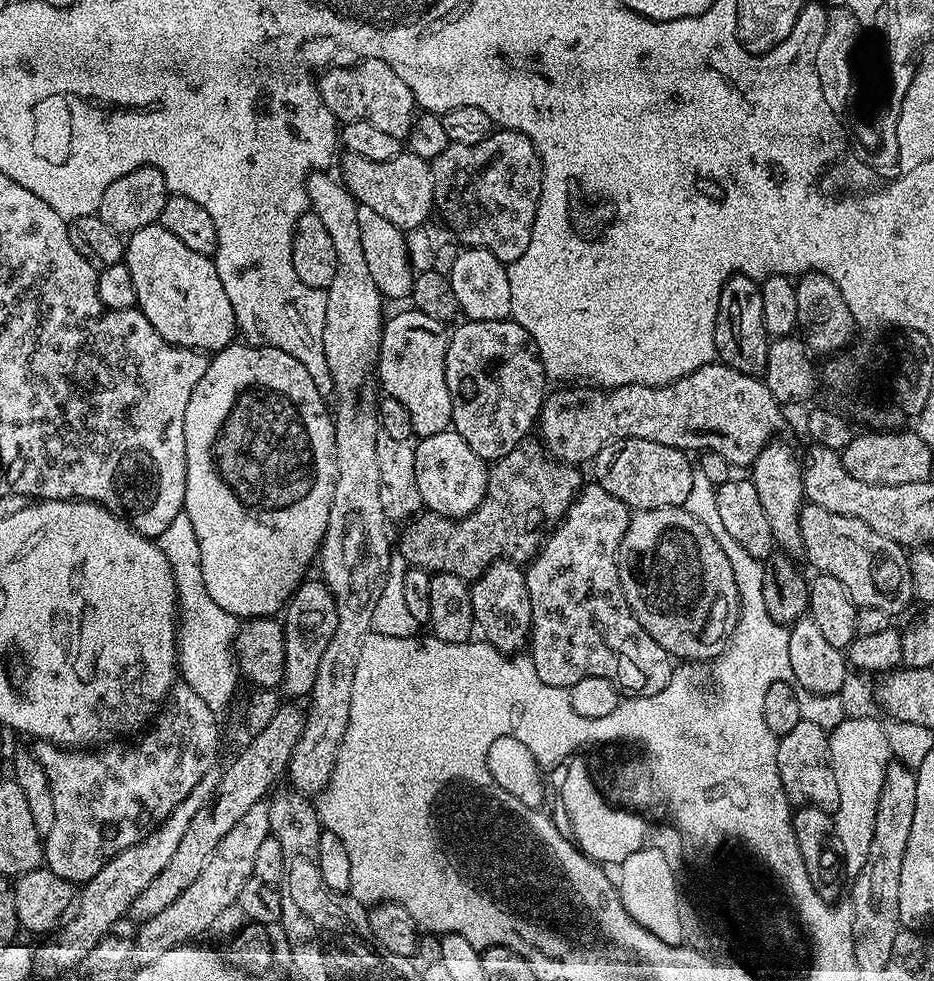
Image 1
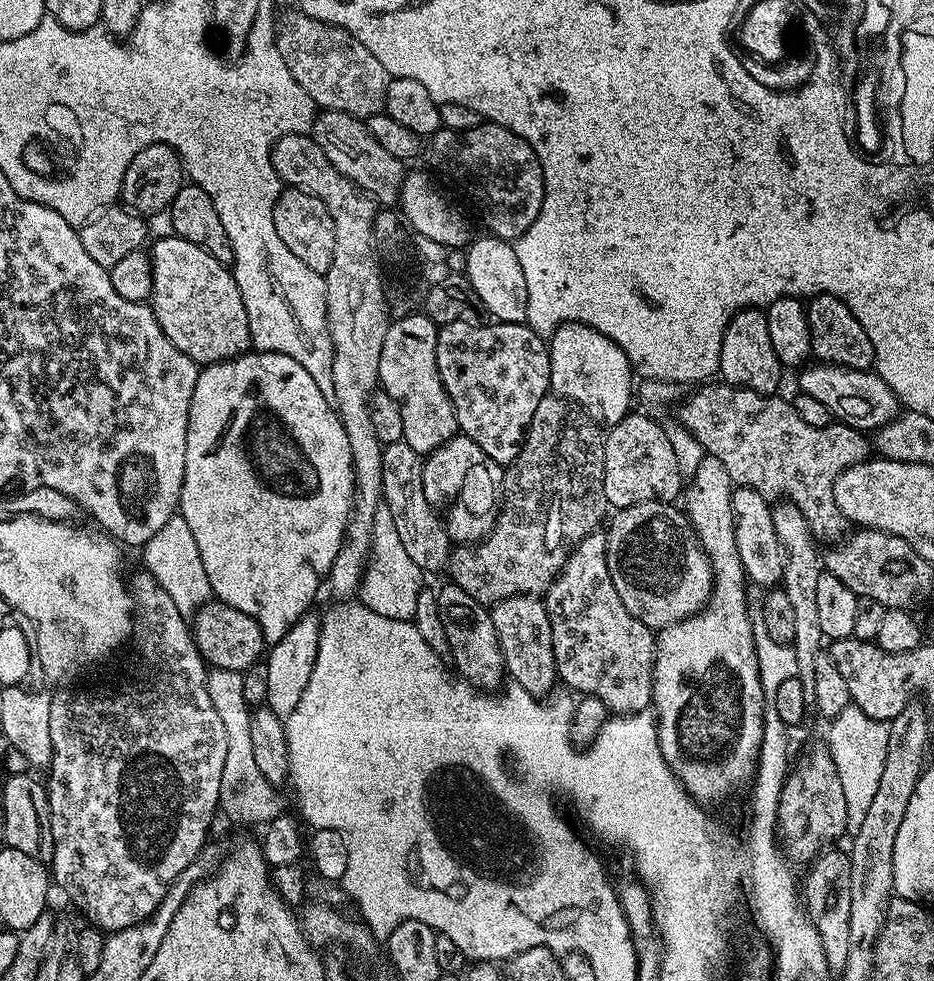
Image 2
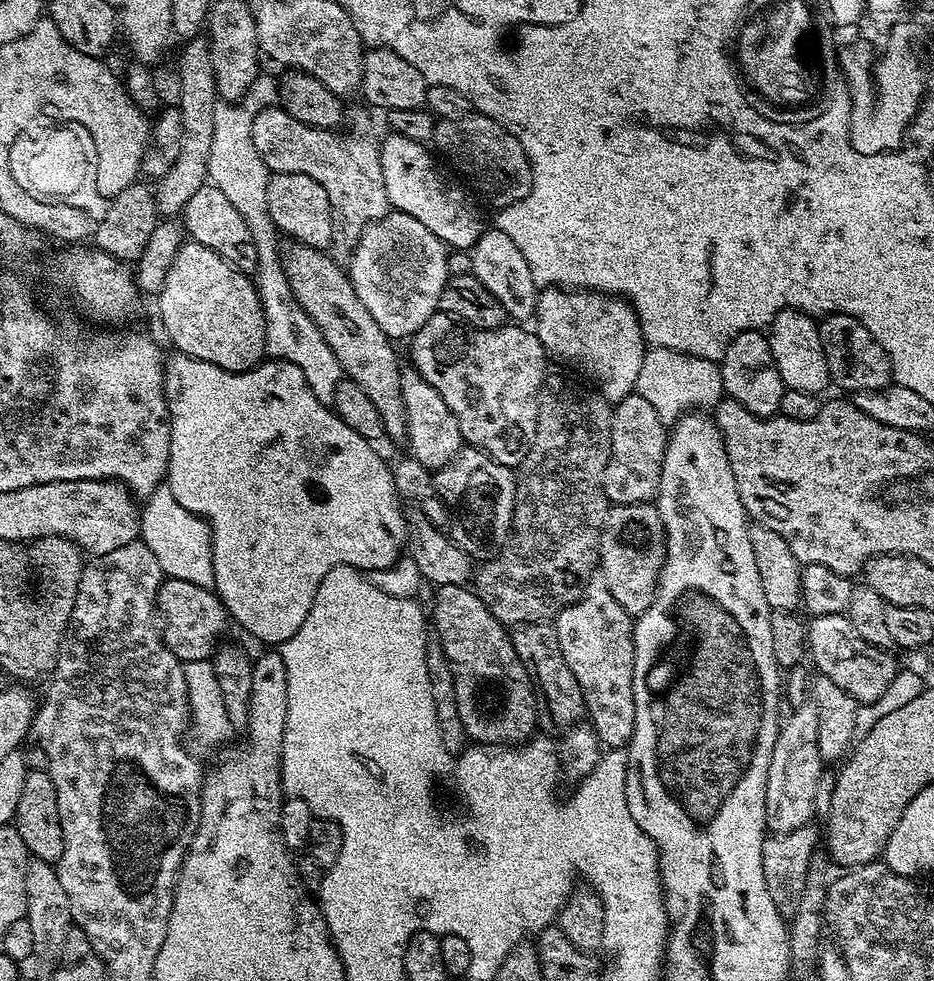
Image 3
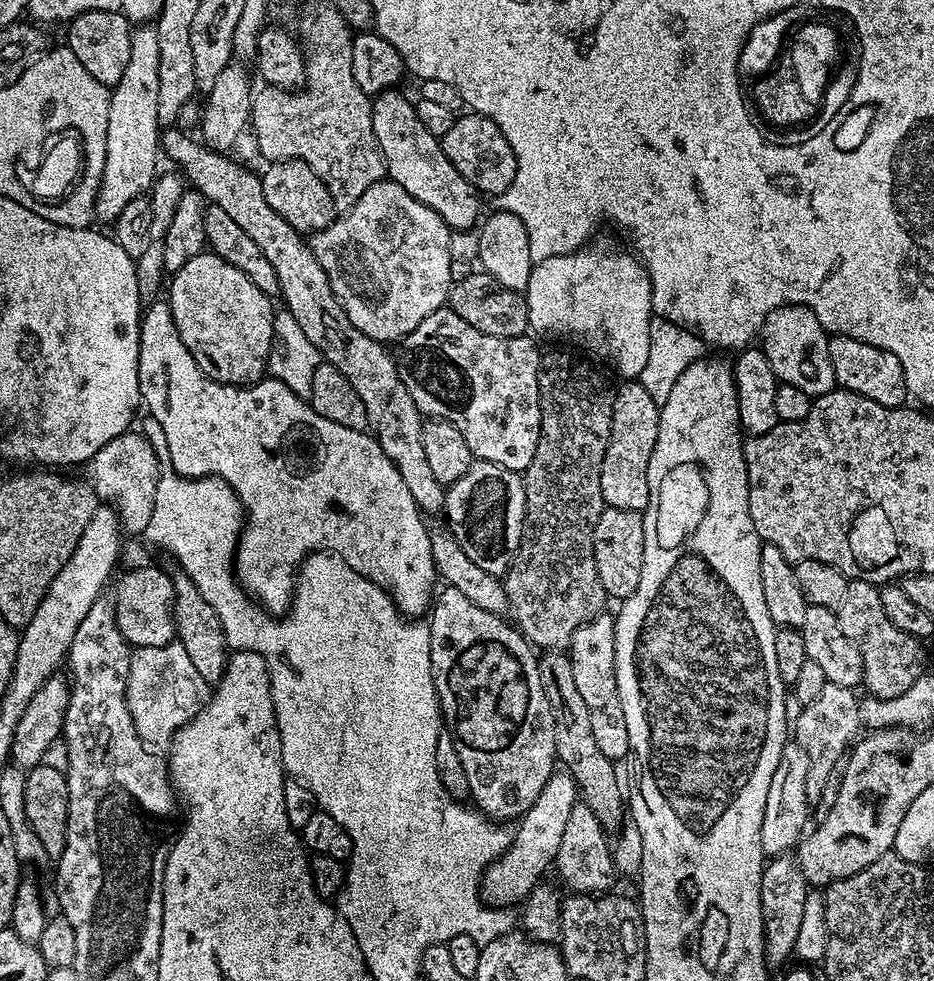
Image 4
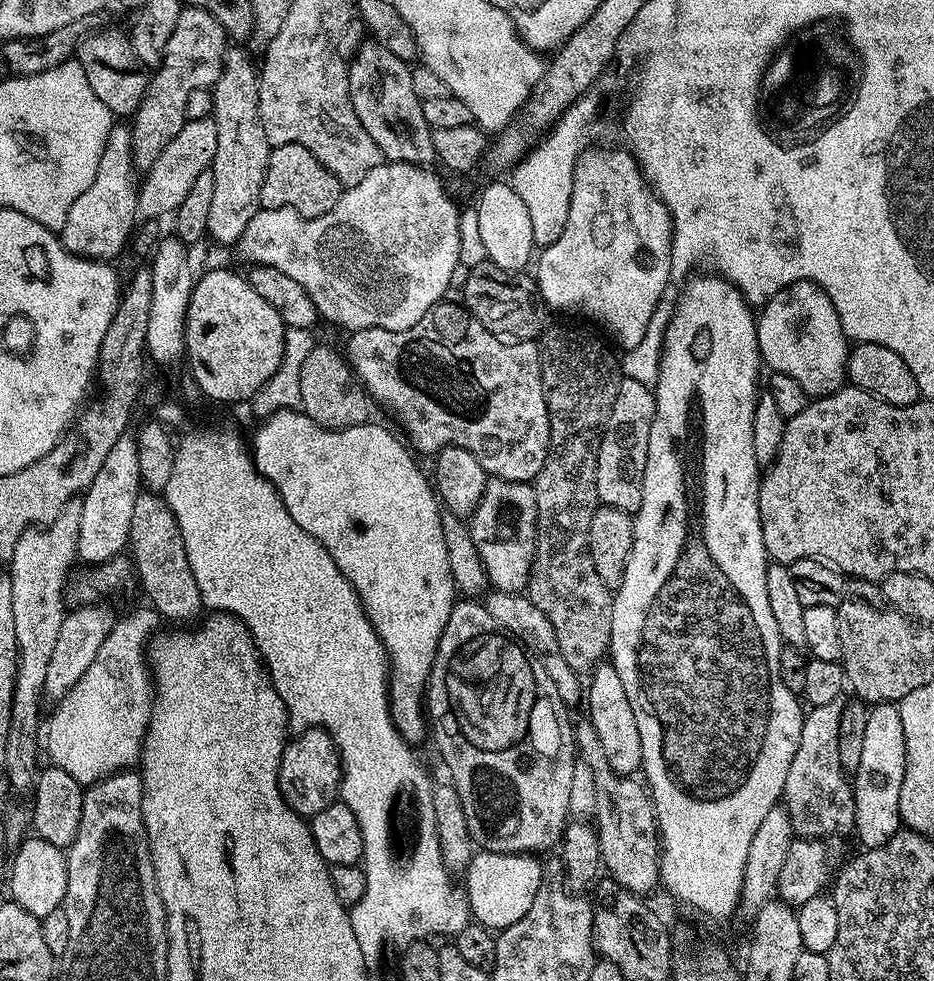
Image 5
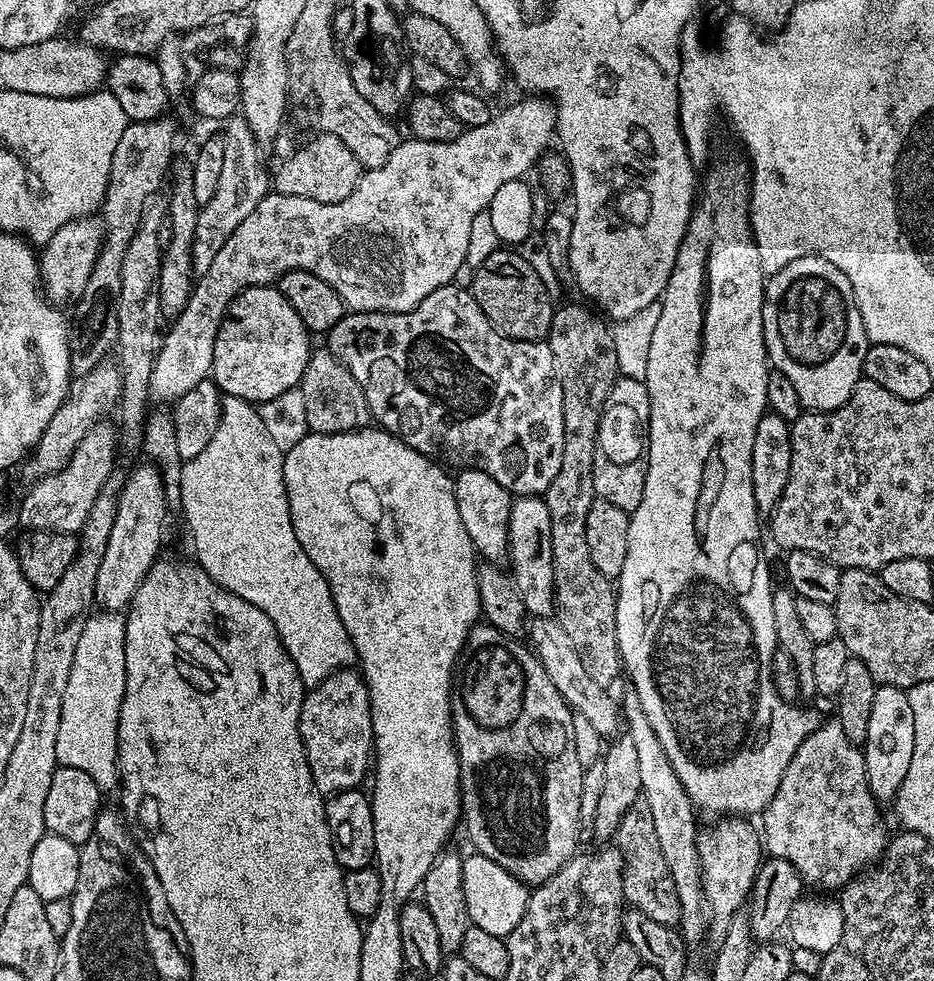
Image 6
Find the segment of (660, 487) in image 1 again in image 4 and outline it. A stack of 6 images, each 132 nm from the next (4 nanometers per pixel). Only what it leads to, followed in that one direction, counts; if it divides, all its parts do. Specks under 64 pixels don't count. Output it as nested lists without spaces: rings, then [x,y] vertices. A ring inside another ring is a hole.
[[[638,382],[621,383],[621,388],[615,389],[612,397],[612,433],[608,439],[606,446],[606,454],[602,458],[602,498],[605,505],[609,508],[617,508],[618,510],[630,510],[631,512],[643,513],[650,502],[650,482],[648,481],[648,471],[650,470],[650,454],[654,454],[654,442],[658,442],[658,426],[660,425],[660,405],[654,402],[654,398],[650,398],[650,394],[646,394],[646,390]]]

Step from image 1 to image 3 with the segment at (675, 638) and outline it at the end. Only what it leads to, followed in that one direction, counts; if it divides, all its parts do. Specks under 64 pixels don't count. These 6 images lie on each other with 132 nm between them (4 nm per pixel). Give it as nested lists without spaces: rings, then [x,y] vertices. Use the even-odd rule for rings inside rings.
[[[655,503],[612,504],[609,507],[600,535],[598,568],[603,580],[608,583],[610,594],[614,594],[618,606],[622,606],[622,610],[626,610],[629,616],[640,616],[648,609],[650,602],[654,602],[664,555],[667,553],[668,541]]]

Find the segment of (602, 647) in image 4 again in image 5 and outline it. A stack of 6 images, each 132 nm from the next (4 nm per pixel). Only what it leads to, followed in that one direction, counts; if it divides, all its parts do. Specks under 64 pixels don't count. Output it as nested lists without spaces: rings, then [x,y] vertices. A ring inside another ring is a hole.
[[[601,662],[592,669],[586,680],[586,719],[594,726],[601,740],[602,754],[619,776],[632,776],[642,768],[642,738],[638,734],[638,722],[634,719],[634,710],[630,707],[630,698],[618,678],[618,670],[610,662]]]

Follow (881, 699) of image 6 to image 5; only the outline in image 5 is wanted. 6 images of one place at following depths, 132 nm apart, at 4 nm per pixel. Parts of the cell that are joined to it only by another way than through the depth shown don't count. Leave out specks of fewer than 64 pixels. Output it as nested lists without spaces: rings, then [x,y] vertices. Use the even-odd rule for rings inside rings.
[[[882,703],[873,705],[868,711],[868,718],[866,722],[866,731],[863,741],[862,755],[860,759],[860,764],[857,770],[852,774],[852,795],[855,798],[855,822],[853,824],[853,831],[856,832],[863,849],[877,849],[878,846],[885,845],[890,838],[896,836],[902,826],[902,821],[900,819],[900,807],[898,806],[898,801],[901,797],[902,792],[902,780],[905,777],[905,731],[902,730],[901,714],[899,707],[896,704]]]

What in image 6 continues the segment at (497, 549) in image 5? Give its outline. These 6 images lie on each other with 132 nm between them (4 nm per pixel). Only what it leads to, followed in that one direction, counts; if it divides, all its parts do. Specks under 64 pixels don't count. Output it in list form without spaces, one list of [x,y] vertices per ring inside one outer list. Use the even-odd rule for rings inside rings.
[[[521,496],[513,499],[508,523],[508,554],[512,560],[510,575],[529,617],[552,616],[556,610],[554,562],[550,550],[550,510],[540,496]]]

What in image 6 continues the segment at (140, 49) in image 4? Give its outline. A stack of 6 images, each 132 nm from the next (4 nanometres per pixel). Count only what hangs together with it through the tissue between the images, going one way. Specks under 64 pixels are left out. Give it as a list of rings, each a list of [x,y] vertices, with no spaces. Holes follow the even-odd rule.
[[[83,216],[66,222],[66,226],[62,226],[62,230],[58,230],[58,234],[54,234],[54,238],[50,238],[50,242],[46,242],[39,249],[40,283],[44,295],[53,305],[71,305],[82,298],[103,244],[103,223],[92,216]]]

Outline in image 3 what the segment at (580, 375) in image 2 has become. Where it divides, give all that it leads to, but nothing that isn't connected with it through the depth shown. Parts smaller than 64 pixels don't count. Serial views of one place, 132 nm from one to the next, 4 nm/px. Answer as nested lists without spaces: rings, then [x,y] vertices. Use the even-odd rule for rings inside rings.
[[[545,288],[536,300],[536,325],[534,331],[542,342],[545,353],[564,364],[573,364],[584,376],[593,380],[595,391],[609,404],[615,405],[622,398],[633,395],[638,382],[638,370],[642,370],[642,358],[646,351],[646,341],[640,329],[640,320],[629,301],[609,296],[602,292],[587,290],[561,290]]]

